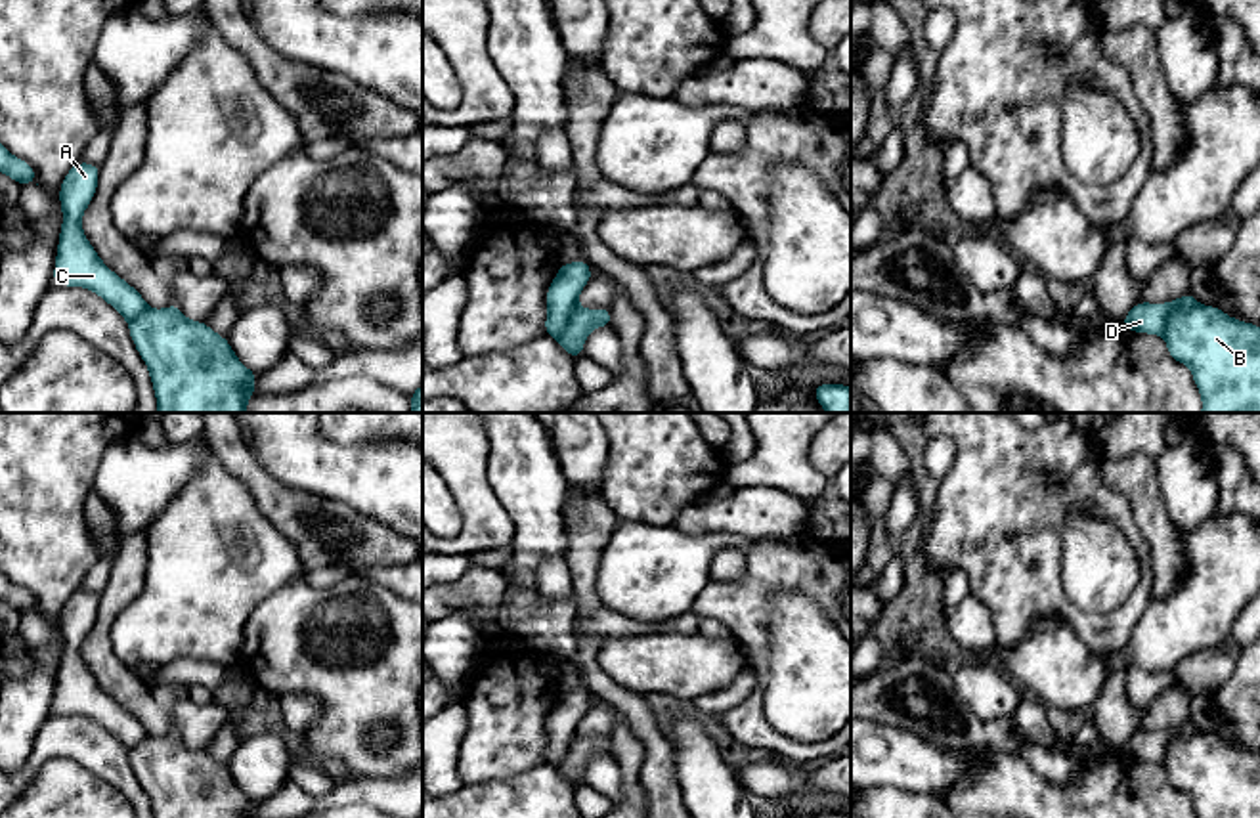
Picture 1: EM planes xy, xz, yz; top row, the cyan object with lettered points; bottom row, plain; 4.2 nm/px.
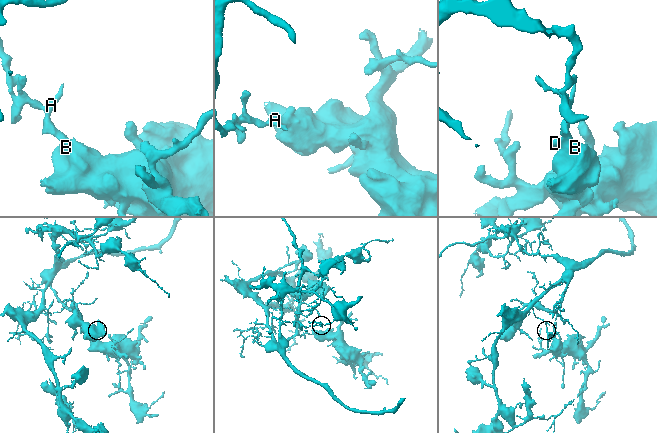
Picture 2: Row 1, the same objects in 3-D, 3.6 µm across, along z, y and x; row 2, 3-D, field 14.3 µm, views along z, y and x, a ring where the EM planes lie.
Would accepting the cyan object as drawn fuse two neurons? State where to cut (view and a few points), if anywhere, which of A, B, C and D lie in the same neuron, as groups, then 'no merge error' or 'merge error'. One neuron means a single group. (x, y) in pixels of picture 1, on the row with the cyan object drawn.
yz (1197, 304), (1180, 308), (1161, 333) | A C D / B | merge error

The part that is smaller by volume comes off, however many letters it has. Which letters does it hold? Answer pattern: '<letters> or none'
B

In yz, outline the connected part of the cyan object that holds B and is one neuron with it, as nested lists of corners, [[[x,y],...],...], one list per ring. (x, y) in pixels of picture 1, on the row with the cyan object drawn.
[[[1197,304],[1178,310],[1162,336],[1170,357],[1189,367],[1203,399],[1201,413],[1260,413],[1260,325]]]

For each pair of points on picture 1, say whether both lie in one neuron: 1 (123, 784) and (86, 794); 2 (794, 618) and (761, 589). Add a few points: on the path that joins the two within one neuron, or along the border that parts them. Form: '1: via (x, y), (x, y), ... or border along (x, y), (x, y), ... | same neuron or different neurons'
1: border along (75, 761), (109, 782), (125, 797) | different neurons
2: border along (811, 595), (771, 595), (771, 643) | different neurons

